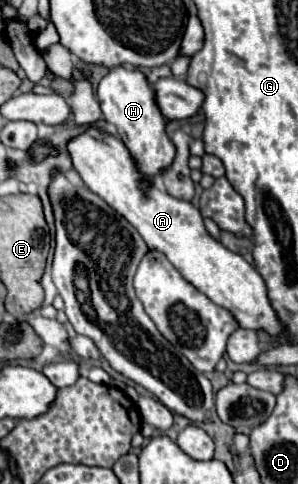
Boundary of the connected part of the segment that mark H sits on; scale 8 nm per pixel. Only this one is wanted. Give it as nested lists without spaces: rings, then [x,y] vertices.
[[[115,66],[105,74],[97,88],[97,98],[101,104],[103,118],[107,122],[113,122],[117,134],[125,142],[125,146],[131,150],[137,168],[147,176],[157,176],[163,168],[171,166],[175,156],[175,146],[165,134],[165,116],[161,114],[155,98],[153,84],[147,80],[147,76],[139,68],[129,66]]]

